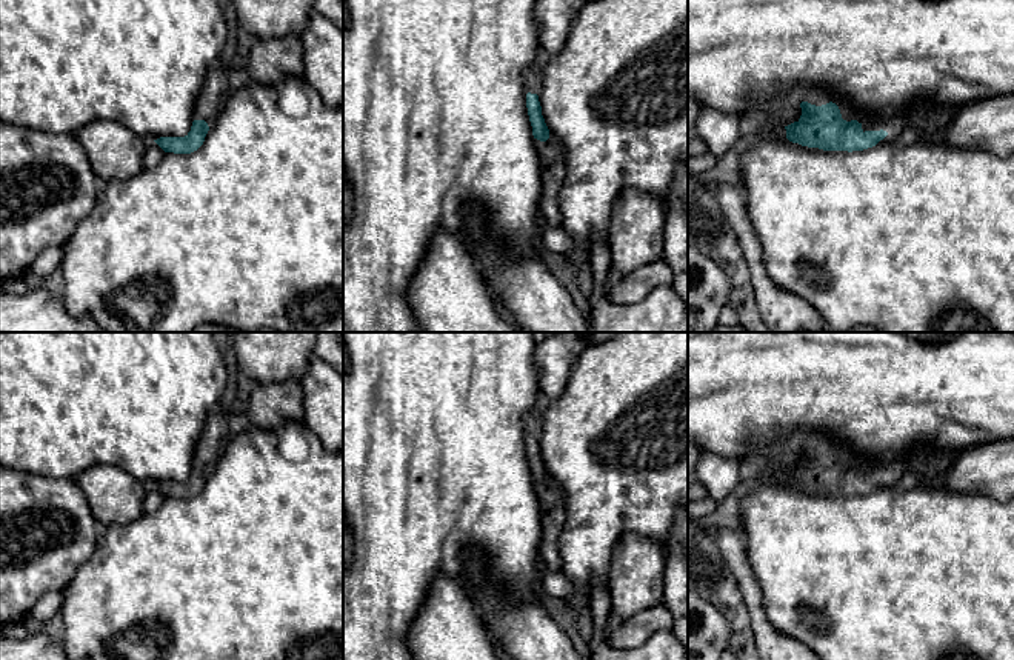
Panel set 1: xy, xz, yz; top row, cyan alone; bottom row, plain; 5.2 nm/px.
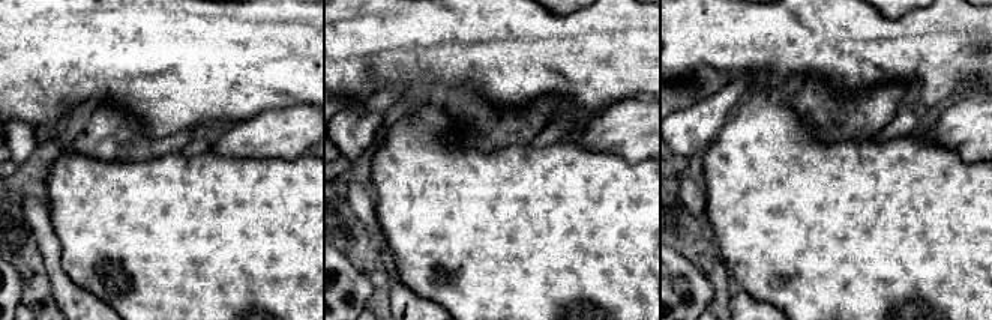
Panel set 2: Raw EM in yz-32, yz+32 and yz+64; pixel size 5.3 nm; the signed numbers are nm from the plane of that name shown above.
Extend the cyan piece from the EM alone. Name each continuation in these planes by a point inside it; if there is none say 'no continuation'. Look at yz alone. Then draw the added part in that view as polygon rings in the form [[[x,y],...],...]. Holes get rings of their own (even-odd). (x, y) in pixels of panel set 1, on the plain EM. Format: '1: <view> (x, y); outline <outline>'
1: yz (817, 442); outline [[[812,434],[803,446],[808,446],[816,451],[826,449],[829,446],[836,448],[840,454],[842,463],[846,466],[856,465],[859,457],[852,452],[852,449],[843,442],[837,440],[834,435],[828,434]]]

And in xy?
1: xy (216, 433); outline [[[217,408],[206,420],[194,452],[194,465],[205,465],[208,471],[212,472],[225,451],[229,437],[231,431],[228,428],[228,414]]]

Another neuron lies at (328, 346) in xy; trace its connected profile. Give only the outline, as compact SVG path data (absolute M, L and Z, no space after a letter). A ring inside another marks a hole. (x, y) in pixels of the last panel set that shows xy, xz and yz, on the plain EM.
M317 332L314 357L343 375L343 332Z

